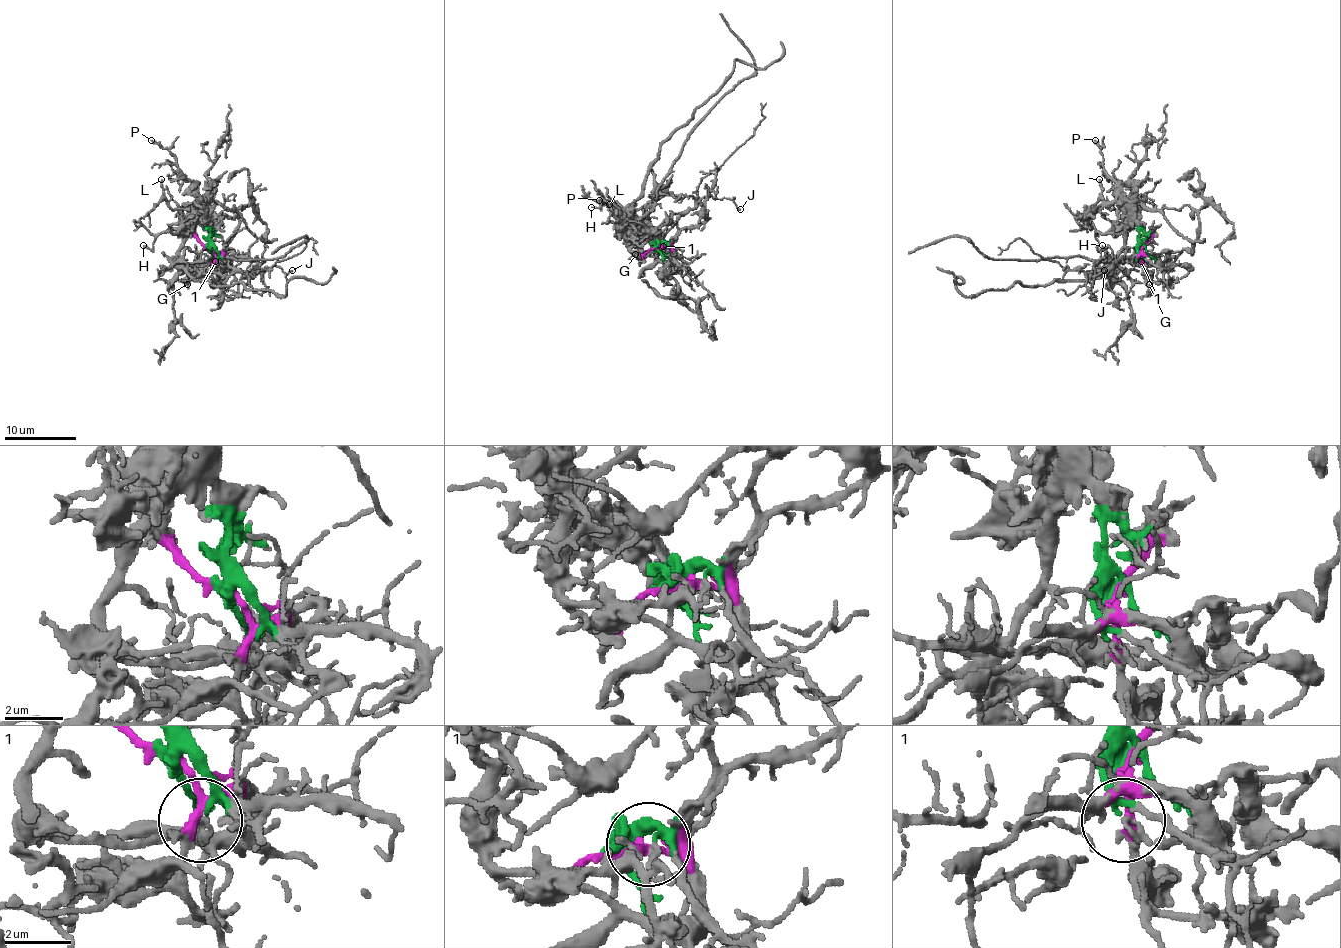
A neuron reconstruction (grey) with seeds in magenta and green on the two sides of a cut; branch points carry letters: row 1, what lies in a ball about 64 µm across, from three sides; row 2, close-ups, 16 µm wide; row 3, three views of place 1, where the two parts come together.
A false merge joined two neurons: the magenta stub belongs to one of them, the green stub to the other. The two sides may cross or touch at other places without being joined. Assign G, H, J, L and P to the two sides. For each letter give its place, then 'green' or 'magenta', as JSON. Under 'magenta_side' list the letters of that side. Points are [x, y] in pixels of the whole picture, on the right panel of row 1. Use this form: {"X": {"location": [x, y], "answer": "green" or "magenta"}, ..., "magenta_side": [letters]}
{"G": {"location": [1149, 284], "answer": "magenta"}, "H": {"location": [1102, 245], "answer": "green"}, "J": {"location": [1104, 270], "answer": "magenta"}, "L": {"location": [1099, 179], "answer": "green"}, "P": {"location": [1095, 140], "answer": "green"}, "magenta_side": ["G", "J"]}

